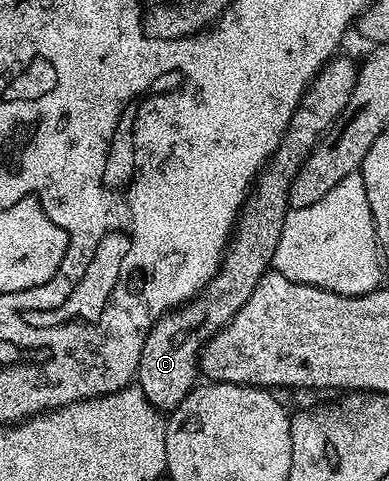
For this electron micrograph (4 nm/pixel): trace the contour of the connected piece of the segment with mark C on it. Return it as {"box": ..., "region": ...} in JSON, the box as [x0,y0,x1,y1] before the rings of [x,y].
{"box":[135,58,359,413],"region":[[[341,58],[330,59],[329,62],[323,64],[319,74],[313,76],[313,82],[305,90],[305,96],[302,97],[300,105],[297,106],[291,117],[289,127],[285,130],[285,136],[279,141],[277,152],[261,168],[261,174],[257,176],[250,190],[249,198],[246,199],[244,207],[241,208],[232,236],[224,255],[221,257],[221,267],[215,273],[213,280],[194,299],[178,307],[176,311],[169,311],[161,316],[153,324],[149,336],[143,341],[143,353],[139,357],[135,383],[136,386],[143,389],[147,401],[151,401],[151,405],[158,411],[168,413],[175,410],[193,390],[199,379],[199,360],[205,343],[211,337],[215,337],[215,333],[224,329],[235,317],[235,313],[239,313],[239,309],[247,303],[247,297],[251,297],[251,293],[255,293],[255,285],[259,285],[261,278],[272,268],[275,248],[281,244],[279,233],[283,233],[283,221],[291,210],[289,205],[291,185],[295,181],[299,169],[315,149],[315,145],[329,132],[329,128],[340,119],[343,109],[347,109],[347,105],[351,101],[351,89],[355,89],[359,70],[358,64],[352,63],[349,59]]]}

